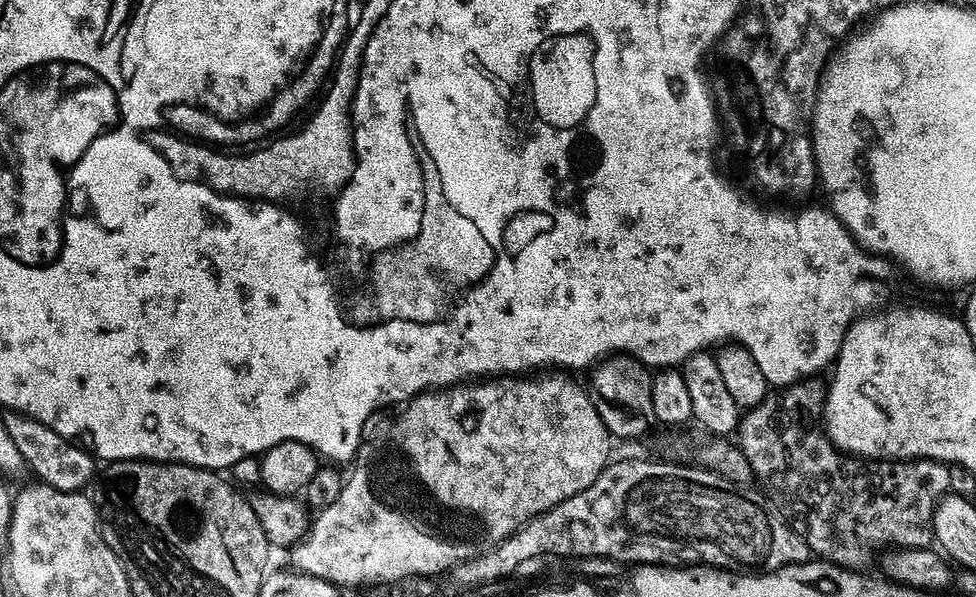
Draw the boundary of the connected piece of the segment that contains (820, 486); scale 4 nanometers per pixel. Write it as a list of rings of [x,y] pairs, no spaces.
[[[809,378],[799,384],[791,384],[775,396],[769,394],[765,397],[760,405],[745,411],[739,417],[738,427],[738,447],[740,453],[746,458],[746,462],[750,462],[750,470],[754,477],[755,483],[764,487],[766,495],[772,499],[771,507],[782,517],[784,523],[790,525],[800,537],[806,542],[809,553],[813,557],[827,560],[830,564],[836,564],[840,568],[849,570],[864,570],[868,563],[872,560],[872,551],[875,548],[887,549],[889,546],[895,546],[897,549],[905,548],[928,548],[933,543],[934,533],[932,530],[932,515],[936,513],[936,508],[940,505],[940,500],[949,491],[950,488],[950,472],[949,465],[938,462],[937,460],[897,460],[895,462],[865,462],[859,458],[853,458],[845,453],[839,452],[835,446],[824,435],[823,431],[818,427],[818,421],[821,419],[824,410],[824,394],[826,391],[823,383],[817,382],[815,379]]]

